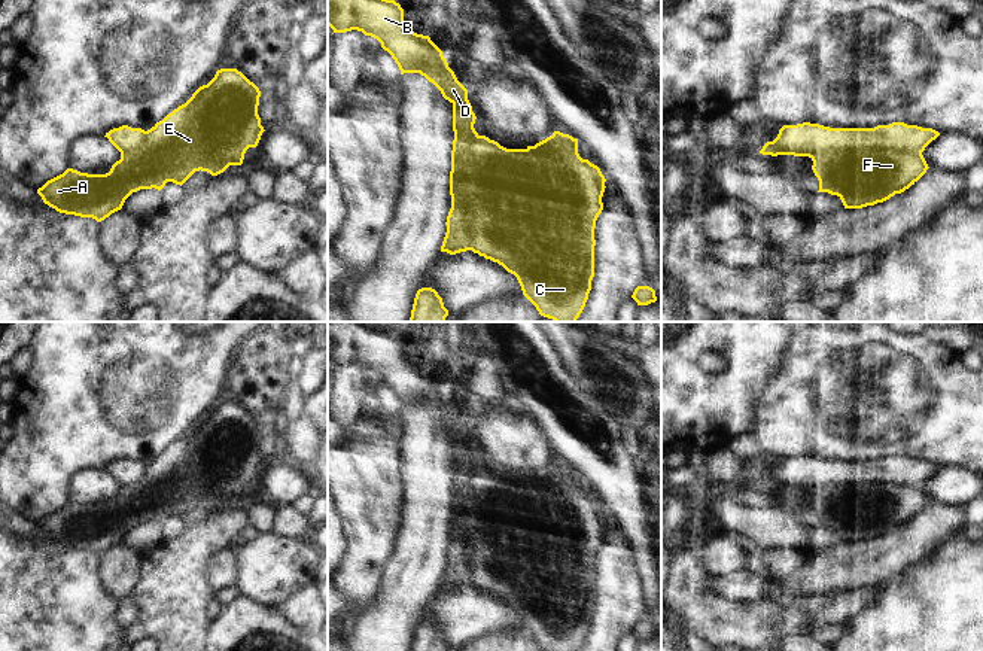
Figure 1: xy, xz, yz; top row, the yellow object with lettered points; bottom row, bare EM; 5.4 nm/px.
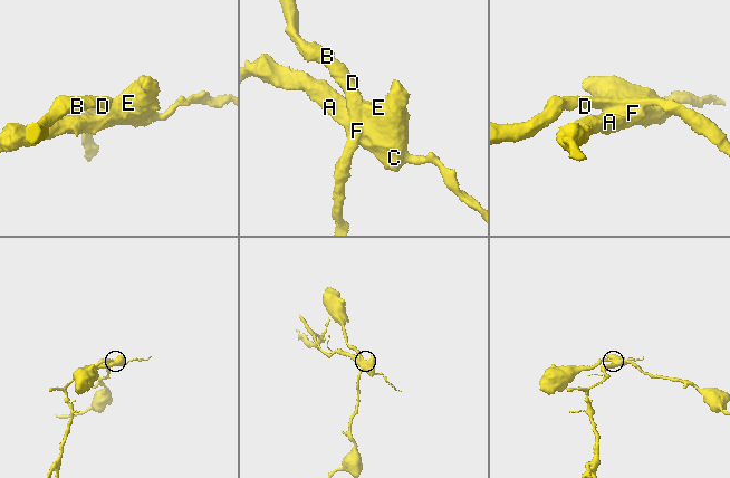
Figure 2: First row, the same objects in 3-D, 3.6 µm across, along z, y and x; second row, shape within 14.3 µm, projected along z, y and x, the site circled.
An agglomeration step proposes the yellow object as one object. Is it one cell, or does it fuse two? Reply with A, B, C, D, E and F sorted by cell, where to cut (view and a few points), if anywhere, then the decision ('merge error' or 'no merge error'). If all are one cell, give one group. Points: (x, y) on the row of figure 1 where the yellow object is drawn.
A C E F / B D | yz (921, 152), (825, 149), (810, 157) | merge error

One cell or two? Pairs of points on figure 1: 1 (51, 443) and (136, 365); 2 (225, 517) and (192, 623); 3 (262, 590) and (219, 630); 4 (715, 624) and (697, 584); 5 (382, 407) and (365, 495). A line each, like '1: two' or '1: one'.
1: one
2: one
3: two
4: one
5: two

